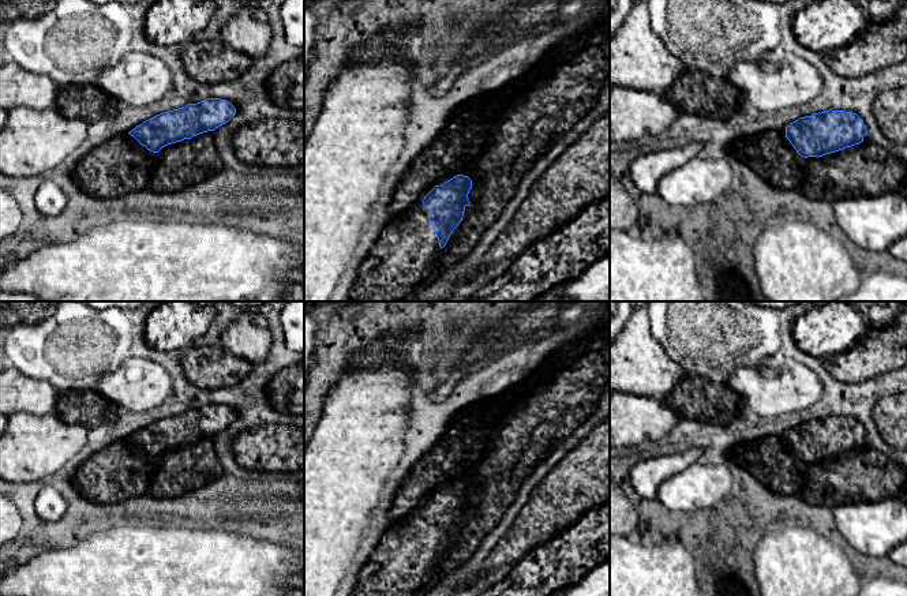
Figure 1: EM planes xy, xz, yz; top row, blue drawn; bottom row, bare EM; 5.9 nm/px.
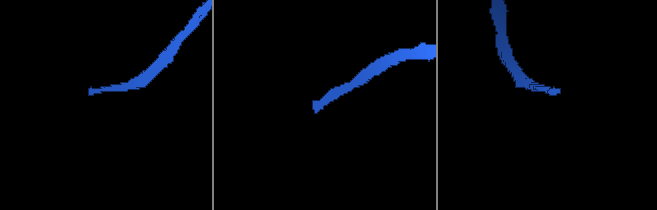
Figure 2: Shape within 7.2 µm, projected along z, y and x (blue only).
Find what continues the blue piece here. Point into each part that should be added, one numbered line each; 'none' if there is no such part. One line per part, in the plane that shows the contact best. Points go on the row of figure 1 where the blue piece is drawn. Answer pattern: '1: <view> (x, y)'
1: xz (404, 254)

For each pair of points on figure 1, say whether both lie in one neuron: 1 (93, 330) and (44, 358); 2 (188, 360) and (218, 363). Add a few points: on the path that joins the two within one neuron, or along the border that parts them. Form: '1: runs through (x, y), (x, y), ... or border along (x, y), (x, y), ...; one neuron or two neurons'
1: runs through (81, 343), (71, 349), (56, 349); one neuron
2: runs through (195, 360), (212, 363); one neuron

